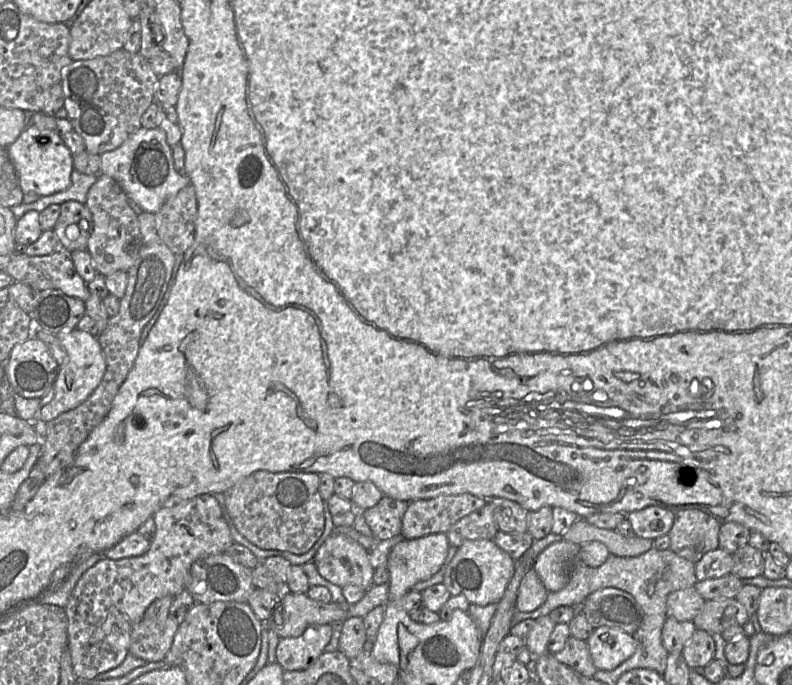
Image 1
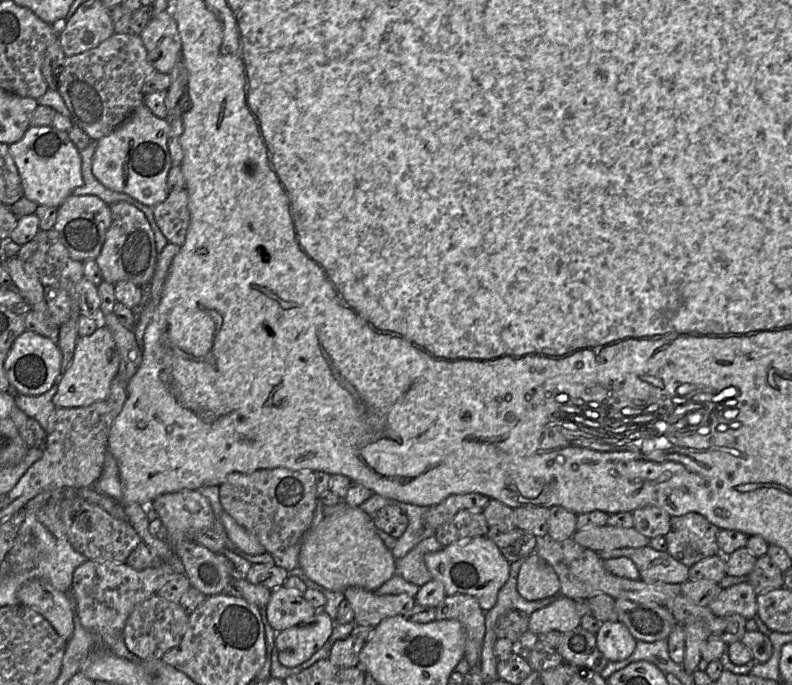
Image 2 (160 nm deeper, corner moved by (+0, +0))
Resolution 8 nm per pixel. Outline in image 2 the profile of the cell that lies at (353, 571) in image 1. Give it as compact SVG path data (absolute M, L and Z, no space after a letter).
M359 587L347 588L344 595L353 608L354 622L371 627L392 616L406 614L416 604L415 597L408 594L378 595Z

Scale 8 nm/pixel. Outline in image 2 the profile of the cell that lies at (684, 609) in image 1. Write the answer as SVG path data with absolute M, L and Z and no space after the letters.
M550 537L538 538L537 553L557 574L560 581L560 594L573 600L587 600L596 594L607 594L615 599L627 599L639 603L669 605L681 594L680 584L647 583L630 580L610 573L598 553L581 546L572 538L557 541Z

